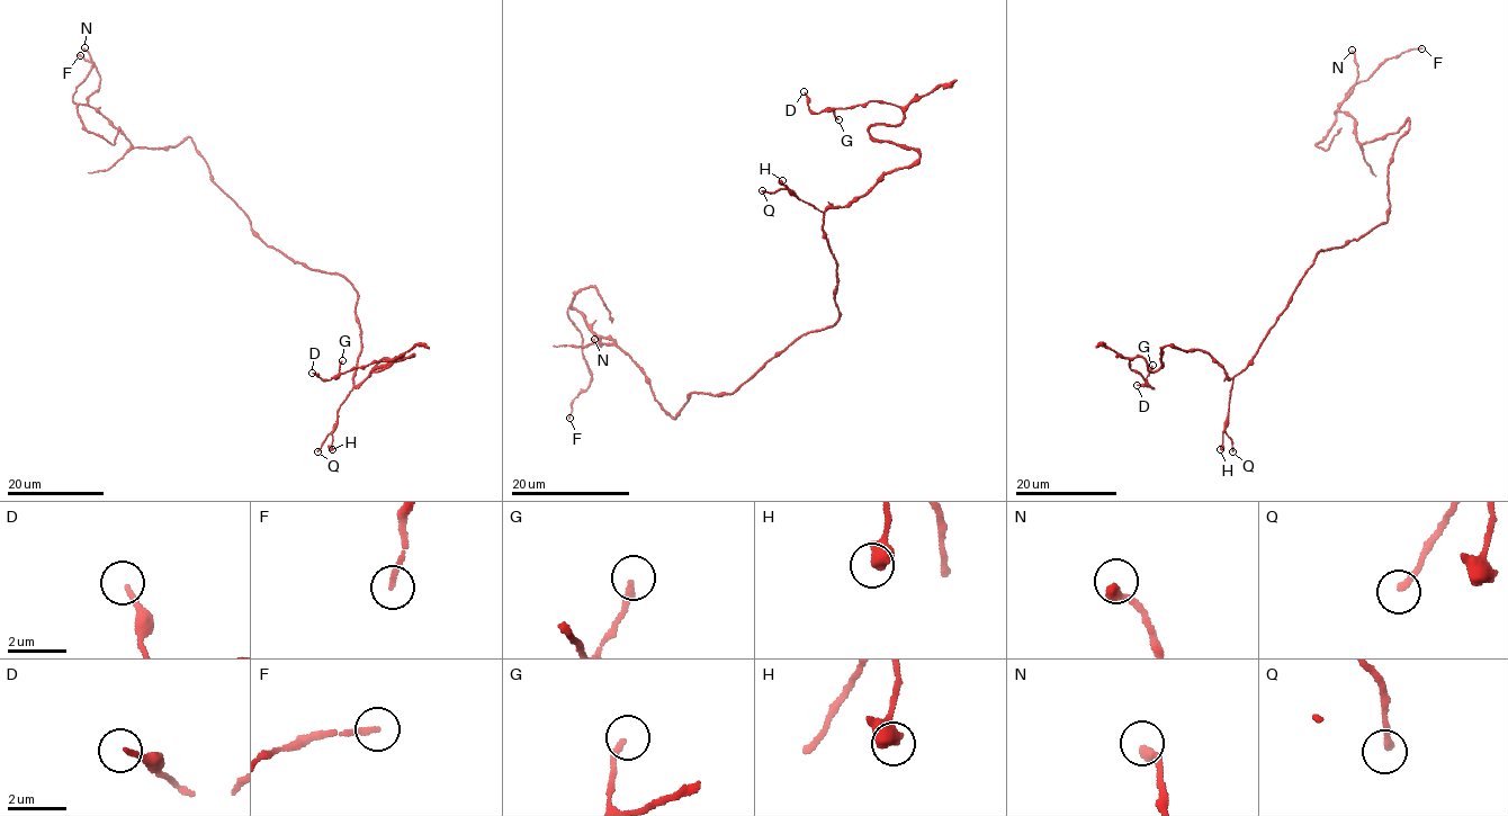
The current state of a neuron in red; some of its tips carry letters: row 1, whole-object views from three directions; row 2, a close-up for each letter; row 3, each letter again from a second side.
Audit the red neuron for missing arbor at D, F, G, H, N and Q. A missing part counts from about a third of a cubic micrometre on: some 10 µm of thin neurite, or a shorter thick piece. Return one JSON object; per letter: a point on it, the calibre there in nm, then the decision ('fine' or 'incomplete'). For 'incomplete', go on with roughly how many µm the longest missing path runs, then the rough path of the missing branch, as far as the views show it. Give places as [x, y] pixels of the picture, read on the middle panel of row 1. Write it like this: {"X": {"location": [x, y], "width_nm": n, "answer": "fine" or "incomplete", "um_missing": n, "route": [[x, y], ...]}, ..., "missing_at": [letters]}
{"D": {"location": [804, 91], "width_nm": 160, "answer": "fine"}, "F": {"location": [570, 418], "width_nm": 180, "answer": "fine"}, "G": {"location": [838, 119], "width_nm": 240, "answer": "fine"}, "H": {"location": [782, 180], "width_nm": 550, "answer": "fine"}, "N": {"location": [594, 339], "width_nm": 340, "answer": "fine"}, "Q": {"location": [762, 190], "width_nm": 200, "answer": "fine"}, "missing_at": []}

